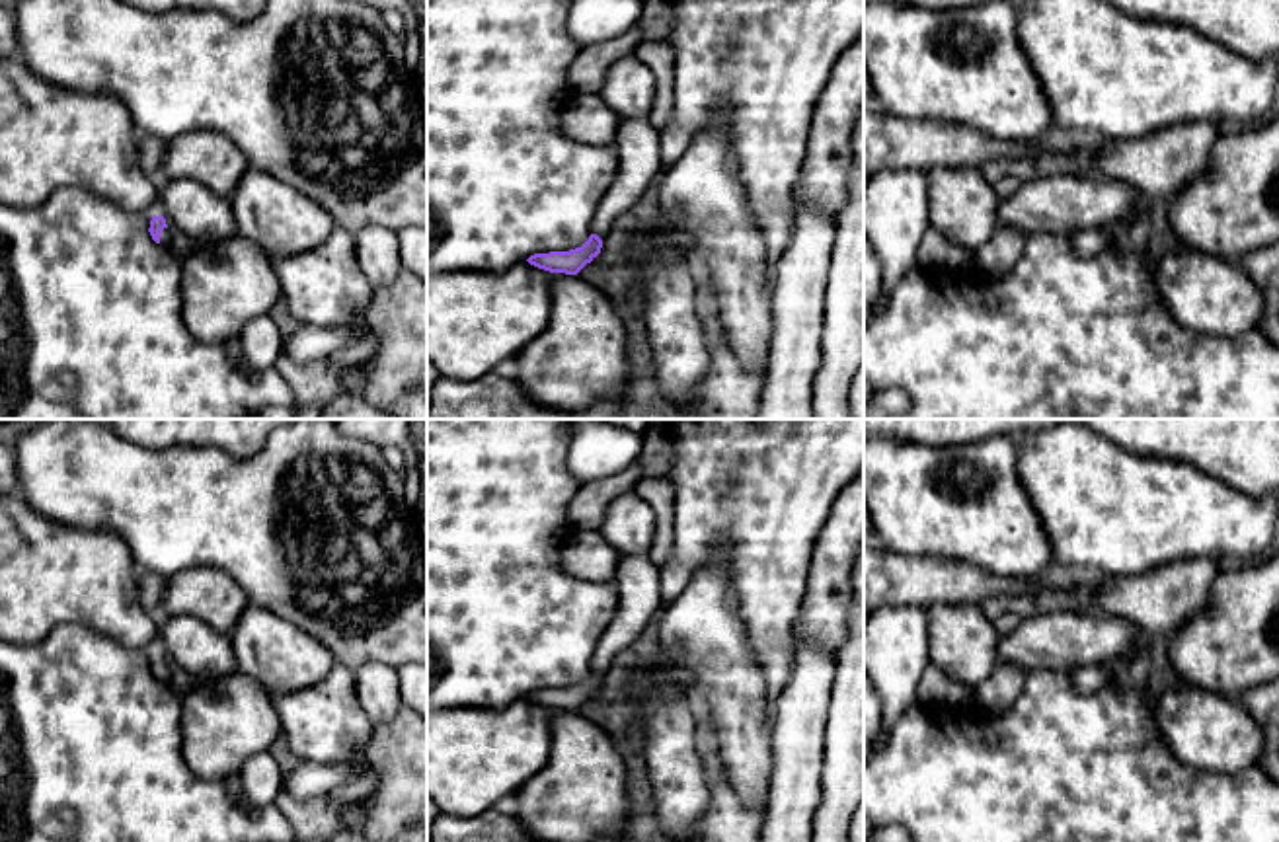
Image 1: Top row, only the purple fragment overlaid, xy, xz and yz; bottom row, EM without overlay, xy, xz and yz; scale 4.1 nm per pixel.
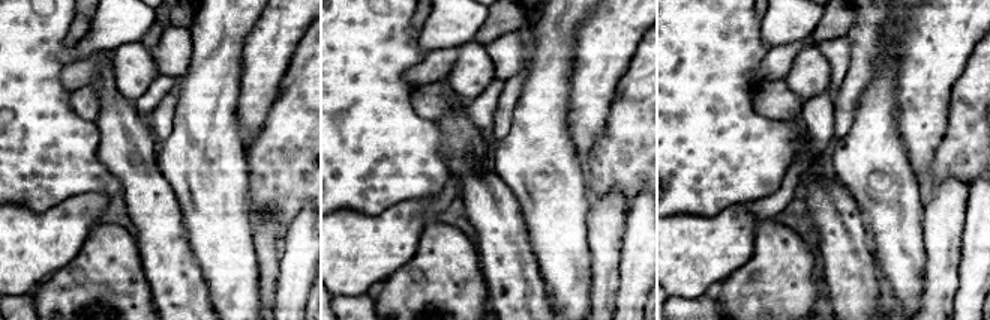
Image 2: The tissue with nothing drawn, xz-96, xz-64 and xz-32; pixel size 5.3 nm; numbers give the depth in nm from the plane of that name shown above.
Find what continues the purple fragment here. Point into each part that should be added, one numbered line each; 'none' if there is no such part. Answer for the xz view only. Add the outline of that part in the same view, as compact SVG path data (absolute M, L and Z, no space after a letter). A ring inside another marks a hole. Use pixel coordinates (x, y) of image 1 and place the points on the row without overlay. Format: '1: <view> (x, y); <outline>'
1: xz (636, 577); M649 554L624 555L616 567L618 608L597 645L591 669L604 676L614 657L640 637L651 616L663 608L659 567Z

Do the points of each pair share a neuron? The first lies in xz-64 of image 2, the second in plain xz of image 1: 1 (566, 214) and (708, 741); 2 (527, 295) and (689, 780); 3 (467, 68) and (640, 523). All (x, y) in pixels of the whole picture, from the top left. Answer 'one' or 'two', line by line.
1: two
2: one
3: one

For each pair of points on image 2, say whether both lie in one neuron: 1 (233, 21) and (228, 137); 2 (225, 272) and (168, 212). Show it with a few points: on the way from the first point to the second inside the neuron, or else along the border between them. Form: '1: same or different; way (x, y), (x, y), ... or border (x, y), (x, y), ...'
1: same; way (222, 50), (222, 108)
2: different; border (177, 197), (185, 235), (198, 265)

